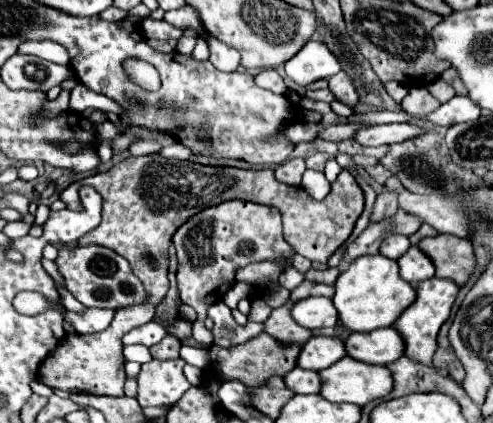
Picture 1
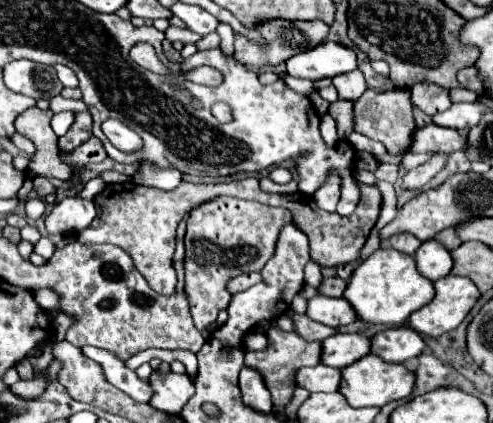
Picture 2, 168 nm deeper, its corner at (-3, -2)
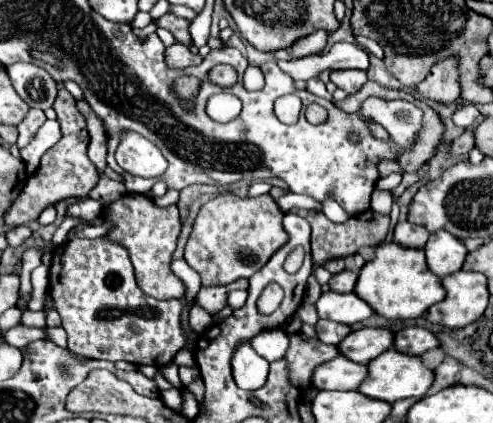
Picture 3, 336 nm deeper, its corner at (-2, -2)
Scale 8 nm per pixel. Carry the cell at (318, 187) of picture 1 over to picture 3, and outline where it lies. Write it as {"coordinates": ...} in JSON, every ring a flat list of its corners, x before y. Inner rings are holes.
{"coordinates":[[325,198,325,200,321,202,321,212,323,212,329,220,333,220,333,222,345,222,345,220,349,218,349,214,347,214,335,200,331,200,331,198]]}

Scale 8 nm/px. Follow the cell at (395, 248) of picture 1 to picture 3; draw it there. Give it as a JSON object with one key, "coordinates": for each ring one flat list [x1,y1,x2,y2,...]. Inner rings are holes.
{"coordinates":[[399,222,393,232,393,240,407,248,423,248,429,238,429,232,423,226,413,226,409,222]]}

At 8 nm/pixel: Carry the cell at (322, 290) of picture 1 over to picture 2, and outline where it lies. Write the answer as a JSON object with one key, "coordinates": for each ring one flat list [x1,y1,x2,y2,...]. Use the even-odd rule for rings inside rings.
{"coordinates":[[324,278,324,282,322,282,322,286,320,286,320,292,324,294,324,296,332,296,332,298,340,298,342,294,344,294,344,290,346,290,346,280,342,280,342,278]]}

